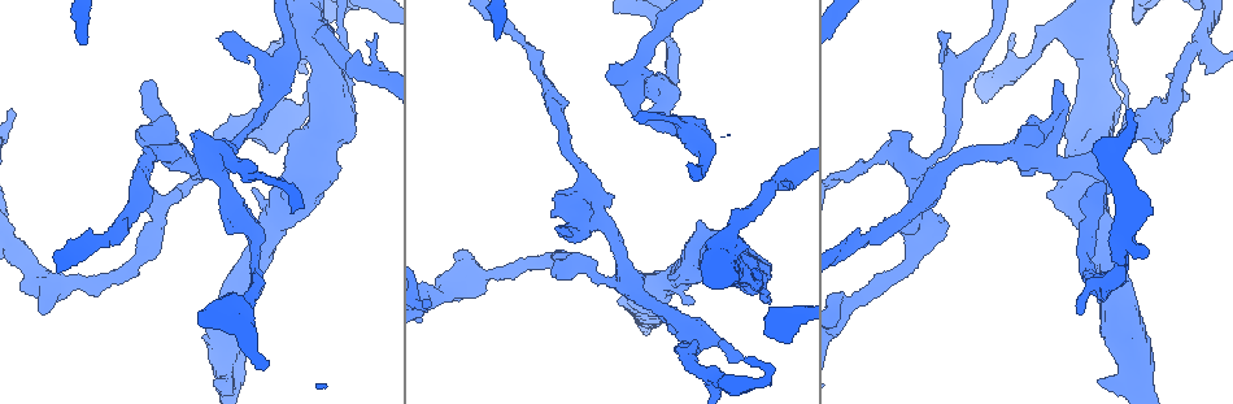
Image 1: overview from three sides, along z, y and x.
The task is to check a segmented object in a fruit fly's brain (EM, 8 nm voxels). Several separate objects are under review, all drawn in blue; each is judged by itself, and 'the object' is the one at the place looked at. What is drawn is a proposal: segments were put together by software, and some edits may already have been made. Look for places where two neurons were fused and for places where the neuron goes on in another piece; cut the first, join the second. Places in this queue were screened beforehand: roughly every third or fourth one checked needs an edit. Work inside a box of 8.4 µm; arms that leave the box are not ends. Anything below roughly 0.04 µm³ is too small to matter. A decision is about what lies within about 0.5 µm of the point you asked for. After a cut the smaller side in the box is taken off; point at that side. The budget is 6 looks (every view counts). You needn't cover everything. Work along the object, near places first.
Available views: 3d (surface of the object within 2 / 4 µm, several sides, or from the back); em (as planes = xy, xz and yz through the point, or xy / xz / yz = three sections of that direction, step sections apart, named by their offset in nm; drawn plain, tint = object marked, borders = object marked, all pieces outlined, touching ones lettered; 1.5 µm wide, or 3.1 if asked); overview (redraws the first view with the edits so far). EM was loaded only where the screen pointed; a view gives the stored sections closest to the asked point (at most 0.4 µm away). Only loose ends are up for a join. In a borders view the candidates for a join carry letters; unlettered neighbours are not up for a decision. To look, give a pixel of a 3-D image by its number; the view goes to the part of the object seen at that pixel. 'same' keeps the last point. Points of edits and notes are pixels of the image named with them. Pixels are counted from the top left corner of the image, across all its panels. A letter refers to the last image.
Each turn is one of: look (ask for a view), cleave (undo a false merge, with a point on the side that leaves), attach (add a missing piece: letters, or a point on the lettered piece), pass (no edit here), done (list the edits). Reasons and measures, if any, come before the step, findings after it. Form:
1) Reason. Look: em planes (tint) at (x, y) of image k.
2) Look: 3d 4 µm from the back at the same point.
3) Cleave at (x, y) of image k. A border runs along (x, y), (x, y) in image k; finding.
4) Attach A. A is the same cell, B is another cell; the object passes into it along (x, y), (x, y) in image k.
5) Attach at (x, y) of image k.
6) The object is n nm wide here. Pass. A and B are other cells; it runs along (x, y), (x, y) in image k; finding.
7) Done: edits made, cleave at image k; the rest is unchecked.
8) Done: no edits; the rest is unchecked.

Side arm on a straight run. Look: 3d 4 µm at (1098, 57) of image 1.

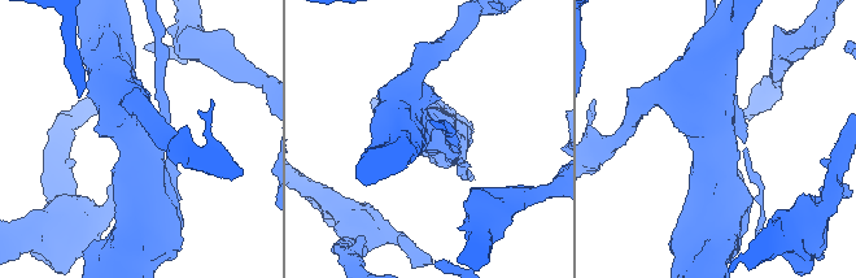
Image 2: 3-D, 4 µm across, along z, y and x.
Look: em planes (tint) at (721, 138) of image 2.

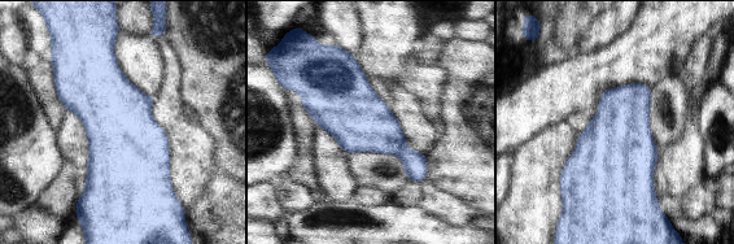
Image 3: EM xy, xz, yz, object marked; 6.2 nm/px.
Look: em planes (borders) at the same point.

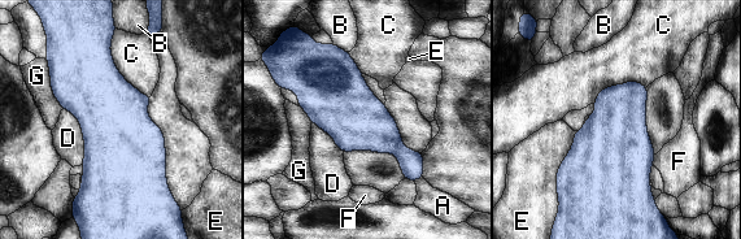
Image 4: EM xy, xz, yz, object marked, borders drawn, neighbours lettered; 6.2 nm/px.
Cleave at (412, 163) of image 4. A, B, C, D, E, F and G are other cells; a border runs along (401, 144), (393, 152) in image 4; two neurons meet here.

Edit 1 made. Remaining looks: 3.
Two arms in line, one across. Look: em planes (tint) at (1199, 43) of image 1.

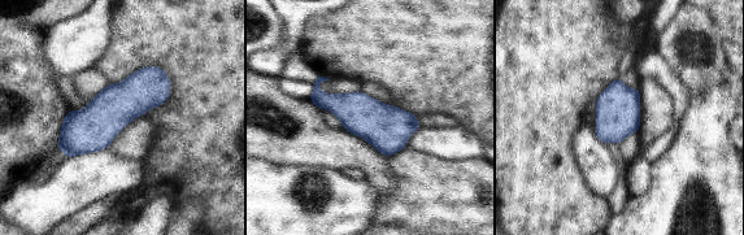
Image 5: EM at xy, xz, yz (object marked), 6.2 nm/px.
See the neighbours. Look: em planes (borders) at the same point.

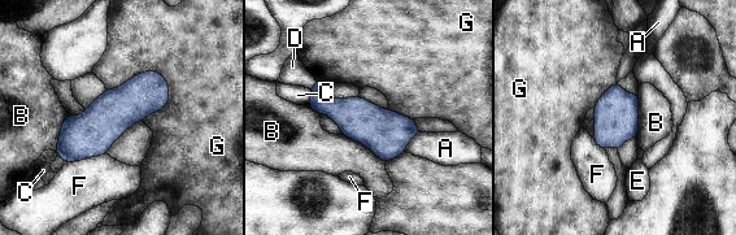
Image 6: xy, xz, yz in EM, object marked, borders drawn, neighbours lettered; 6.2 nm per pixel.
The longest contact is with G, 400 nm. Pass. A, B, C, D, E, F and G are other cells; all the same neuron.

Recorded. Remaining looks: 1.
Done: edits made, cleave at image 4; the rest is unchecked.

